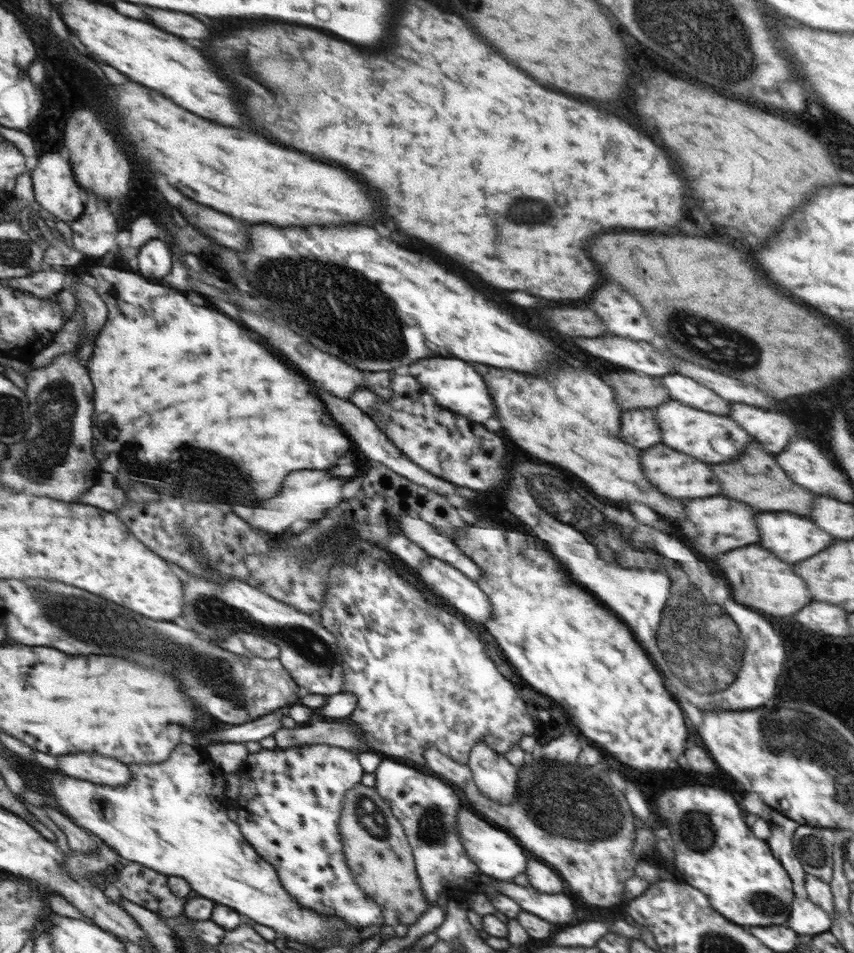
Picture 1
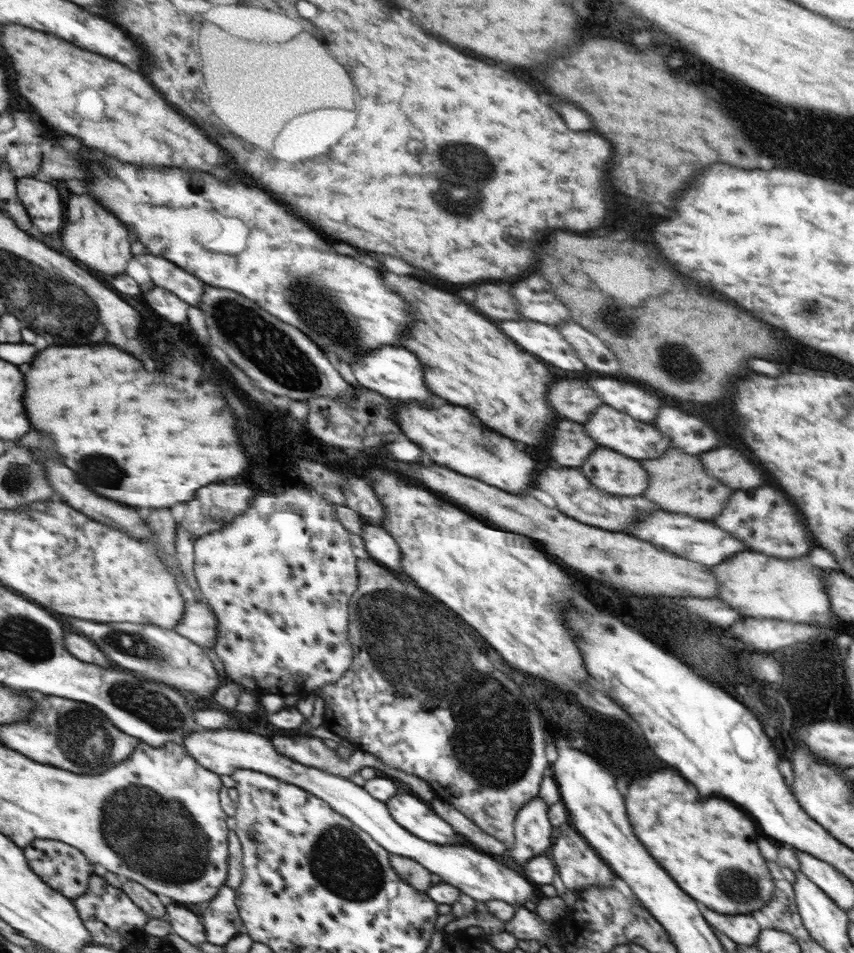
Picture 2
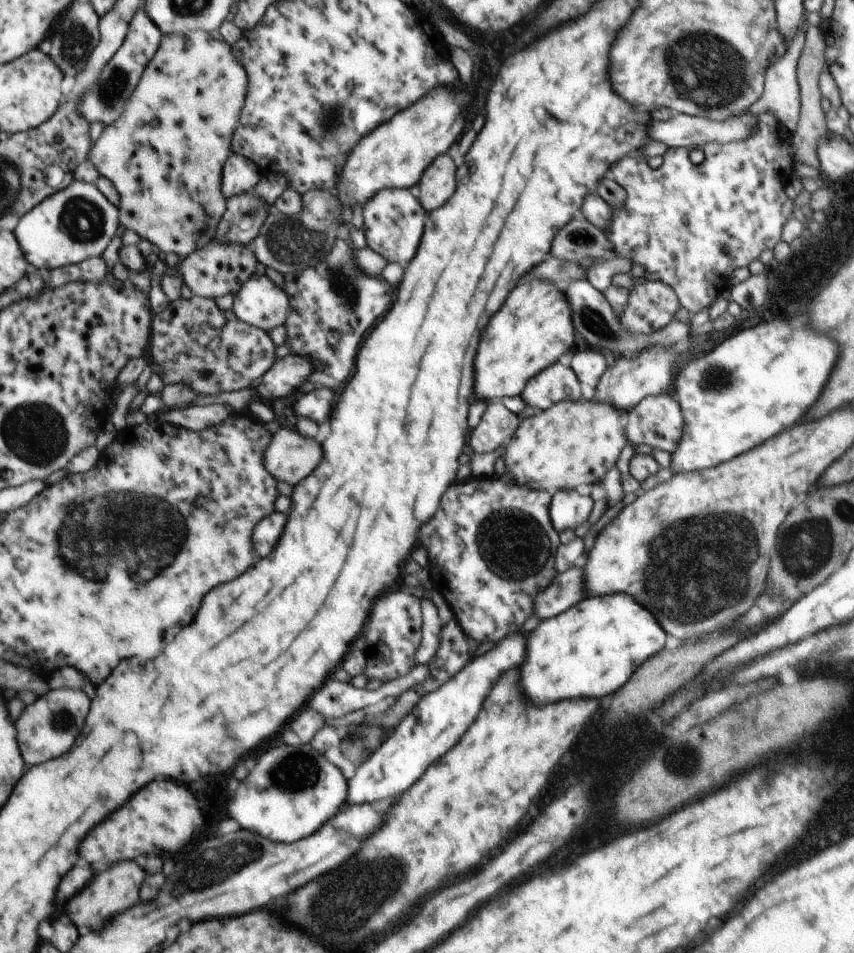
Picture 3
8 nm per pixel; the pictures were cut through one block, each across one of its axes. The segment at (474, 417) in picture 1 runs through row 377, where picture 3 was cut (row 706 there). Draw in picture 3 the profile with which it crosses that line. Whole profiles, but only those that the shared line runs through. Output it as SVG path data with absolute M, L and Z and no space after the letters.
M521 634L507 636L503 644L501 642L497 642L497 646L493 644L489 652L471 660L445 684L423 696L415 704L411 714L397 723L387 740L384 740L383 744L363 761L363 764L359 764L359 768L349 777L351 804L347 804L341 810L349 805L359 806L373 802L391 804L397 794L407 790L425 772L425 768L433 764L439 756L443 756L467 730L497 676L523 660L525 654L523 642L525 638Z

